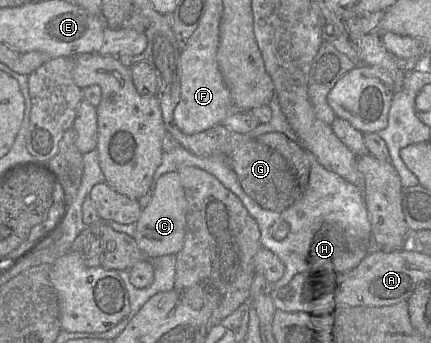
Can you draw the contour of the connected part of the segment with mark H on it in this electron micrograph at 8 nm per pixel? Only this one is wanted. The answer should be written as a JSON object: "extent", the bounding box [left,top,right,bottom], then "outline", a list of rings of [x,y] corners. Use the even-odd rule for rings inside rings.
{"extent":[138,145,371,289],"outline":[[[180,145],[170,151],[162,152],[161,164],[153,175],[149,190],[138,200],[139,205],[142,209],[146,207],[157,180],[163,174],[175,172],[180,166],[198,167],[215,176],[239,198],[259,227],[261,247],[272,251],[284,265],[283,276],[273,283],[274,289],[285,286],[296,274],[349,273],[358,267],[368,254],[367,245],[371,238],[371,225],[363,191],[338,174],[327,170],[310,149],[306,150],[310,160],[308,183],[301,190],[298,200],[280,212],[262,208],[244,192],[236,173],[224,155],[196,156]],[[282,221],[289,225],[289,233],[283,240],[277,241],[273,238],[271,229],[275,223]]]}

